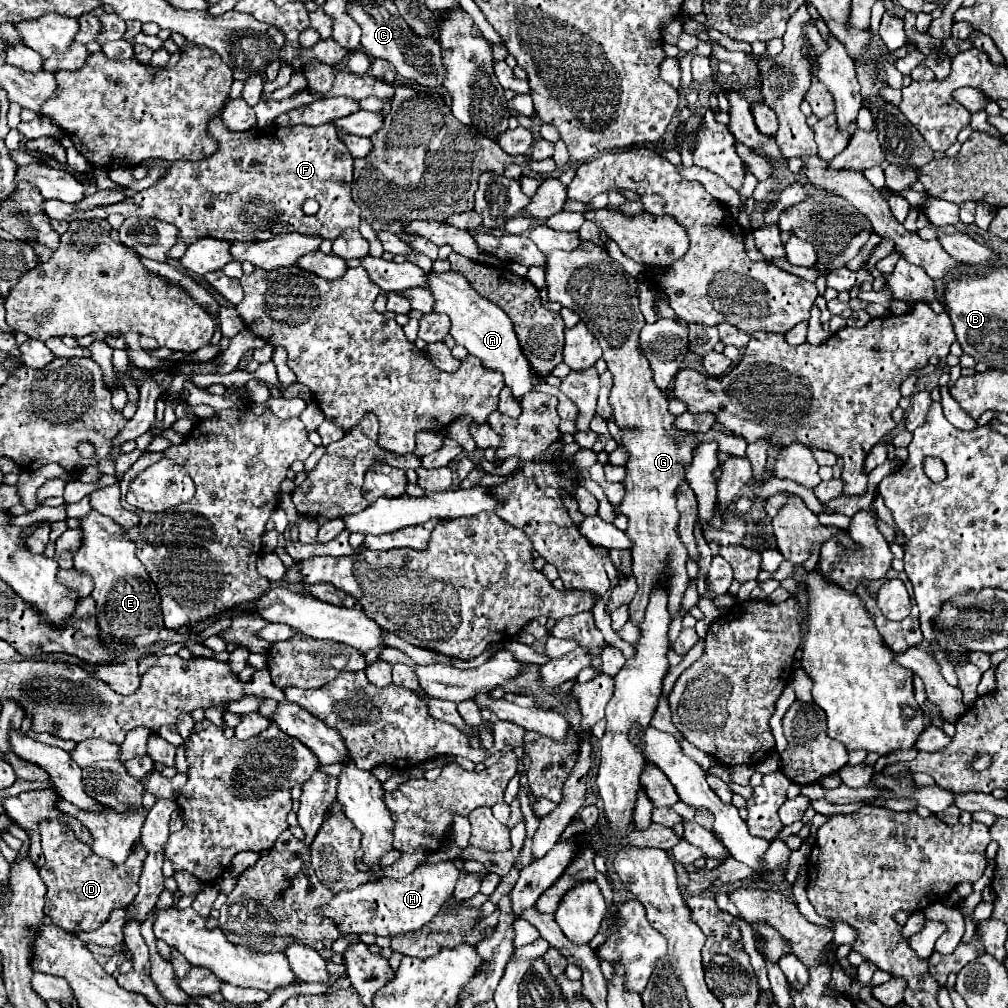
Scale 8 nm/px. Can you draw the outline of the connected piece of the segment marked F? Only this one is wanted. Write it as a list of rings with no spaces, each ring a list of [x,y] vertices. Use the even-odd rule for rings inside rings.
[[[214,117],[208,129],[210,137],[218,141],[218,153],[194,163],[172,163],[166,177],[138,191],[132,199],[94,207],[84,213],[78,211],[74,203],[44,201],[44,213],[58,221],[74,221],[78,215],[106,219],[112,213],[124,217],[154,217],[178,227],[178,239],[188,245],[200,237],[214,237],[230,243],[266,241],[286,231],[336,239],[346,229],[360,227],[360,209],[350,193],[354,159],[332,123],[322,127],[270,125],[234,133],[222,125],[220,117]],[[308,197],[320,203],[320,211],[314,217],[306,217],[302,211],[302,203]]]

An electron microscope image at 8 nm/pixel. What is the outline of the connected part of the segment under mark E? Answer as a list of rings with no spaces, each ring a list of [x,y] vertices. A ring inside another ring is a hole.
[[[90,511],[80,521],[84,543],[74,555],[74,569],[78,569],[78,573],[88,573],[94,581],[92,597],[96,601],[102,645],[106,645],[114,653],[136,647],[134,637],[142,637],[144,641],[150,639],[156,645],[160,631],[164,629],[160,595],[144,565],[136,557],[134,543],[122,535],[120,525],[116,525],[110,517],[100,515],[98,511]]]

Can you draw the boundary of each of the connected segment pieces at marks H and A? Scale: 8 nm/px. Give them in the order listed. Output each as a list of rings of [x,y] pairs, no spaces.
[[[451,860],[418,865],[418,869],[404,879],[384,877],[378,881],[368,881],[354,891],[340,891],[324,909],[320,909],[320,915],[334,919],[342,933],[376,933],[394,937],[398,933],[416,931],[430,923],[440,911],[456,887],[458,875],[460,869]]]
[[[428,273],[428,289],[436,297],[434,311],[446,313],[452,321],[450,335],[456,343],[462,343],[470,355],[478,357],[482,365],[490,371],[500,371],[504,375],[506,387],[512,391],[512,397],[516,401],[522,401],[522,397],[530,391],[534,391],[536,385],[544,383],[544,377],[536,375],[530,361],[526,361],[526,355],[522,353],[522,347],[518,345],[518,337],[514,333],[514,325],[510,317],[492,301],[482,299],[472,285],[468,285],[466,277],[460,273]]]

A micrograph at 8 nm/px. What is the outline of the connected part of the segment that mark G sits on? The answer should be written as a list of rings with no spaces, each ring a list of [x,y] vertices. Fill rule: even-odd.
[[[582,241],[578,249],[570,253],[548,253],[546,285],[548,297],[578,313],[590,333],[598,339],[604,351],[604,361],[614,375],[610,407],[618,427],[638,429],[622,435],[622,445],[630,451],[630,461],[626,463],[628,475],[624,479],[626,495],[616,507],[618,513],[624,513],[630,519],[626,535],[634,541],[630,551],[632,573],[638,581],[638,591],[628,605],[628,619],[634,625],[642,623],[650,593],[658,583],[666,585],[670,617],[676,619],[680,615],[682,597],[690,581],[686,573],[688,551],[678,535],[680,513],[676,509],[676,489],[686,483],[686,465],[692,461],[692,447],[698,443],[698,439],[688,431],[674,429],[674,415],[668,411],[668,399],[656,387],[650,373],[650,363],[646,361],[646,355],[642,355],[638,335],[646,321],[638,307],[638,281],[624,273],[618,263],[614,271],[614,259],[606,247],[600,247],[592,241]]]

